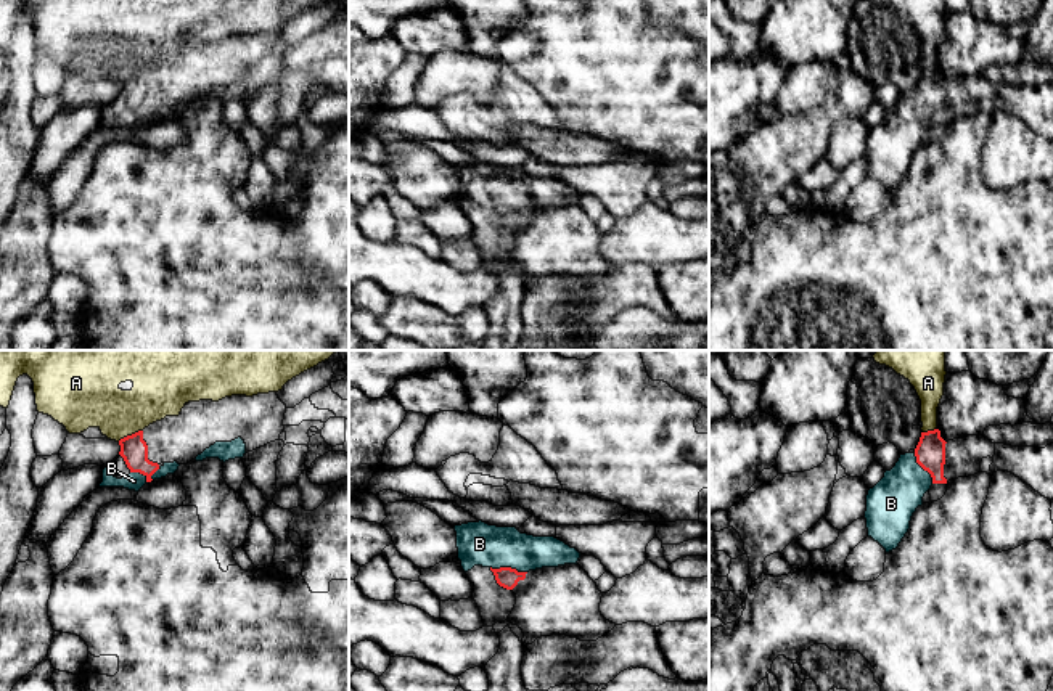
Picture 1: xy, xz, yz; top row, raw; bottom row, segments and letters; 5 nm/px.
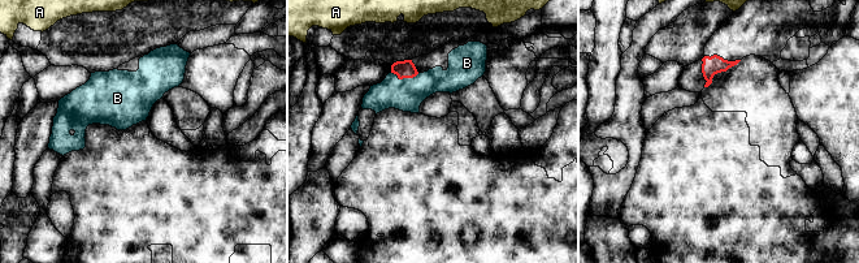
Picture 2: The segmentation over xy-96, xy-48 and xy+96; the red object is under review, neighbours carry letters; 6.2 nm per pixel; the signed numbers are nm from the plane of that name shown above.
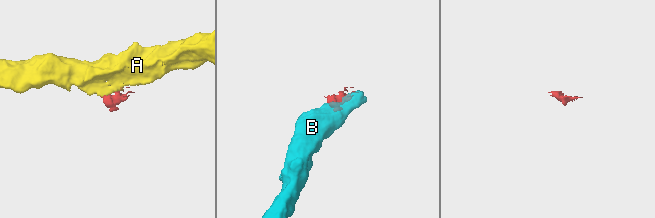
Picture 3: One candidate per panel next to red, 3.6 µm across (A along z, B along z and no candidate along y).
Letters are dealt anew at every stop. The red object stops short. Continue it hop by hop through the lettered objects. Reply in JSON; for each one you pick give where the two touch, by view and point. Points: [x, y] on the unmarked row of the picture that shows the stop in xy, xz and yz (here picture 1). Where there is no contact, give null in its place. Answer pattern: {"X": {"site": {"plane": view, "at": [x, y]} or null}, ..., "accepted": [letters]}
{"B": {"site": {"plane": "xz", "at": [508, 208]}}, "accepted": ["B"]}

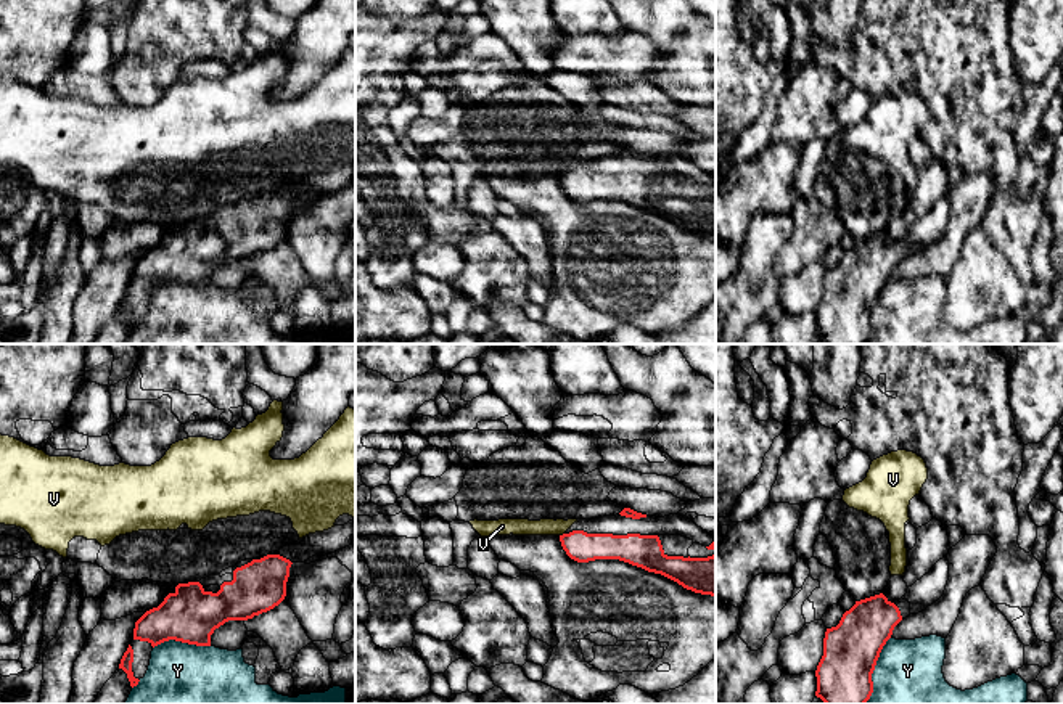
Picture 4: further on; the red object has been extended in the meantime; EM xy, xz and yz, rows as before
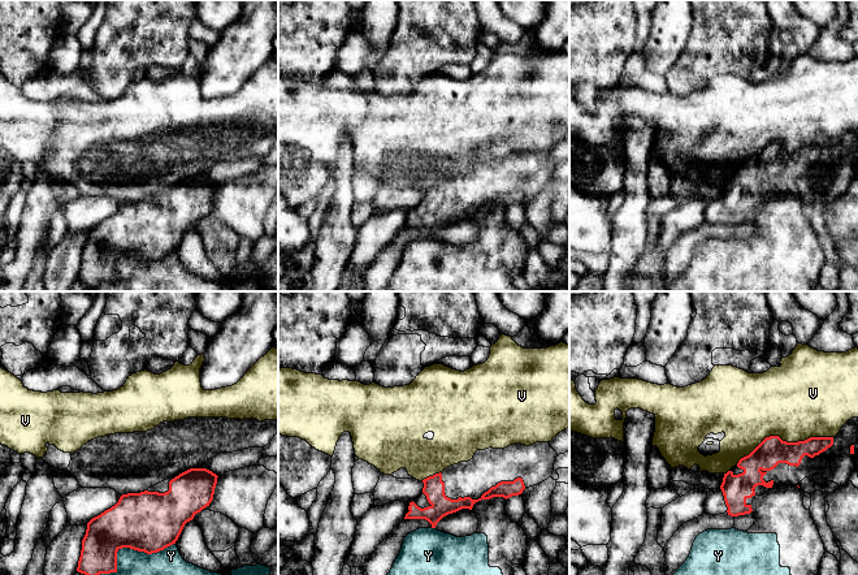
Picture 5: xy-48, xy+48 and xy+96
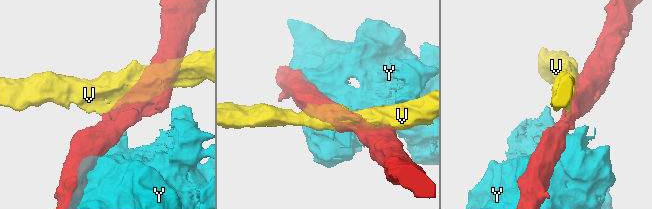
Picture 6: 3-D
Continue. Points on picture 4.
{"accepted": []}

